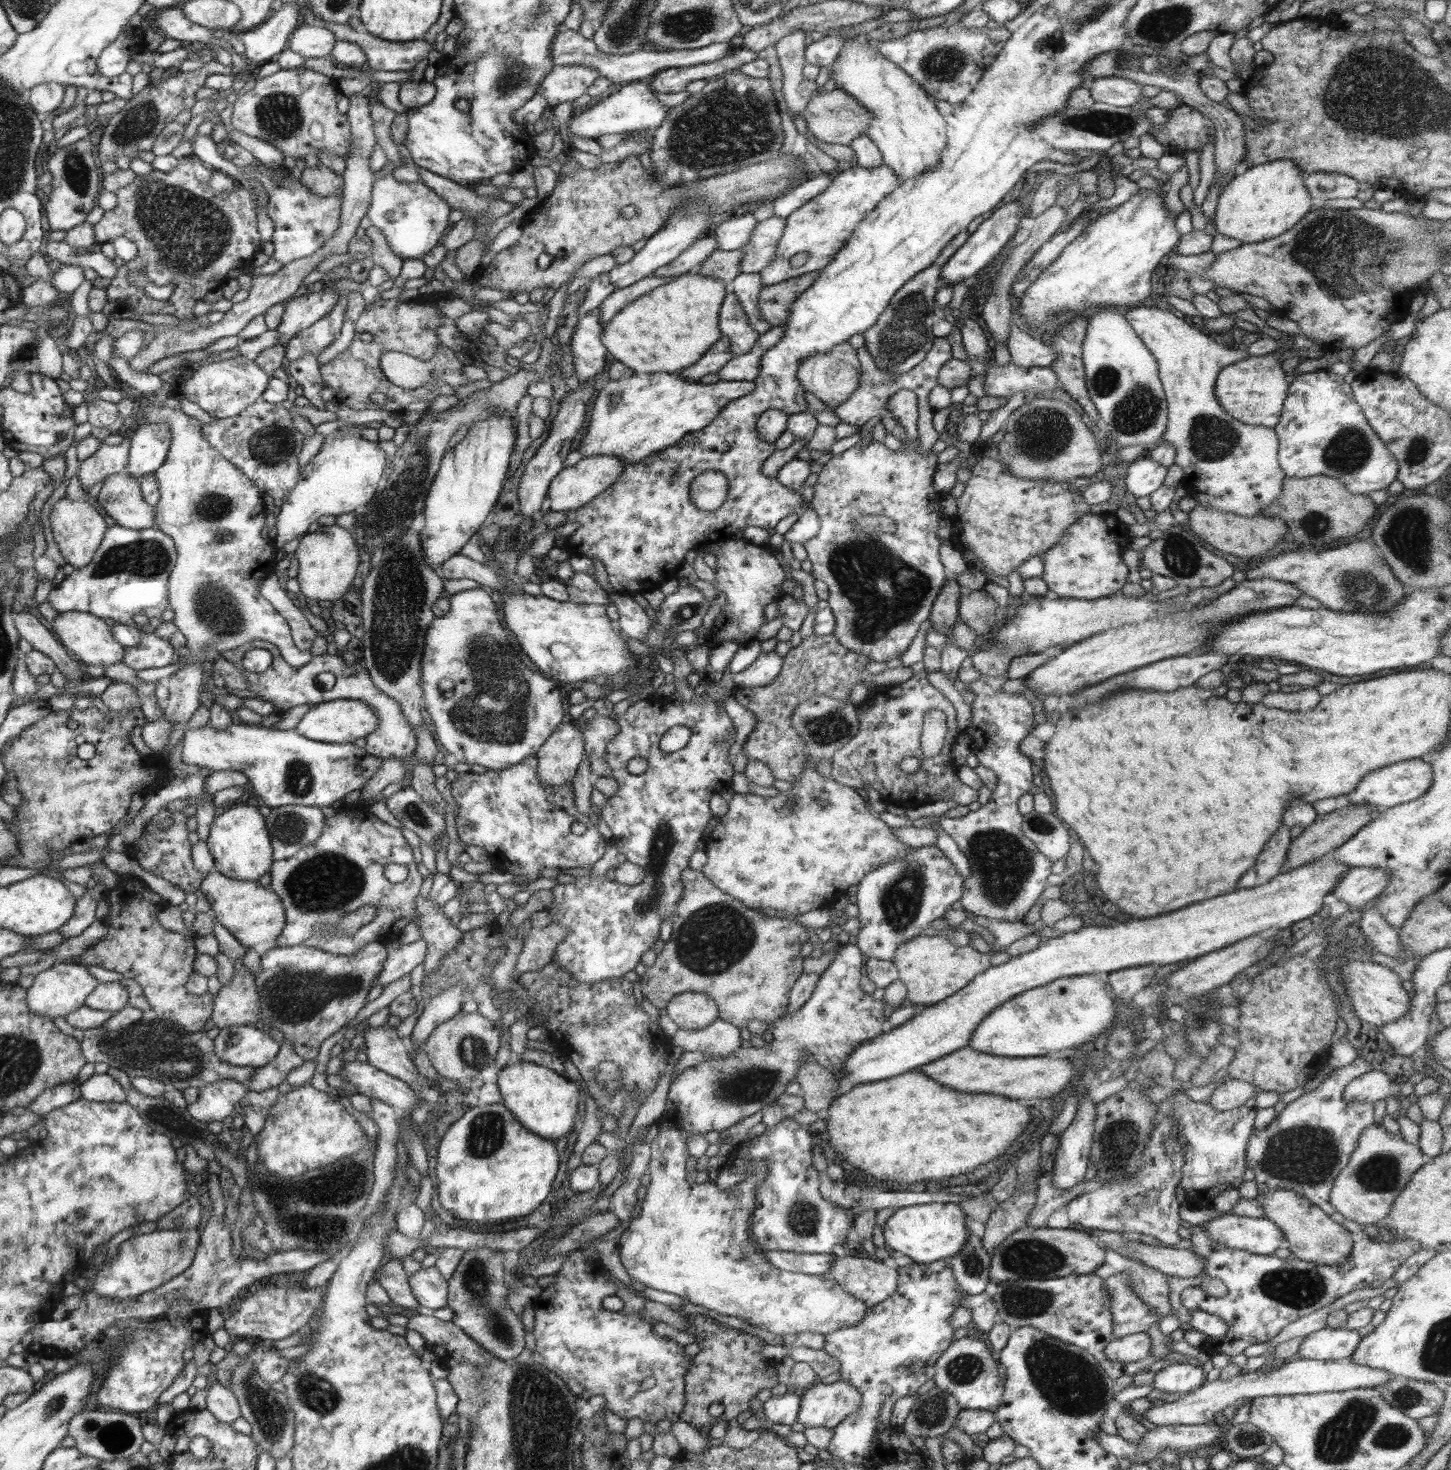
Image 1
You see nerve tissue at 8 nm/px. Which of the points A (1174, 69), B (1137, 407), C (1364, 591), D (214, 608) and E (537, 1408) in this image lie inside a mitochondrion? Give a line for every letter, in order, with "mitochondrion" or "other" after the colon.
A: mitochondrion
B: mitochondrion
C: mitochondrion
D: mitochondrion
E: mitochondrion

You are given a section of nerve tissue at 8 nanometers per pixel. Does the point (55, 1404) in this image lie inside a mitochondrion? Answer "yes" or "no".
yes

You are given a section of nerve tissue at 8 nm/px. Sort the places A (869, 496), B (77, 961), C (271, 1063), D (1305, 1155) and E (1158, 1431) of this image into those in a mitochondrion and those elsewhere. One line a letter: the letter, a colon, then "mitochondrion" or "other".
A: other
B: other
C: other
D: mitochondrion
E: other

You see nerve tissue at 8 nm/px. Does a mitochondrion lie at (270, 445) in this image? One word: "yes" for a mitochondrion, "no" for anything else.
yes

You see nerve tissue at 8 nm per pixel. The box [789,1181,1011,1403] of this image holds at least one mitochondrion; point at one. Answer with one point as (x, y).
(965, 1368)

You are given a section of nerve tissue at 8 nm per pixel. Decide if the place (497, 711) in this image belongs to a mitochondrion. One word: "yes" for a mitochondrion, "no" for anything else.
yes

